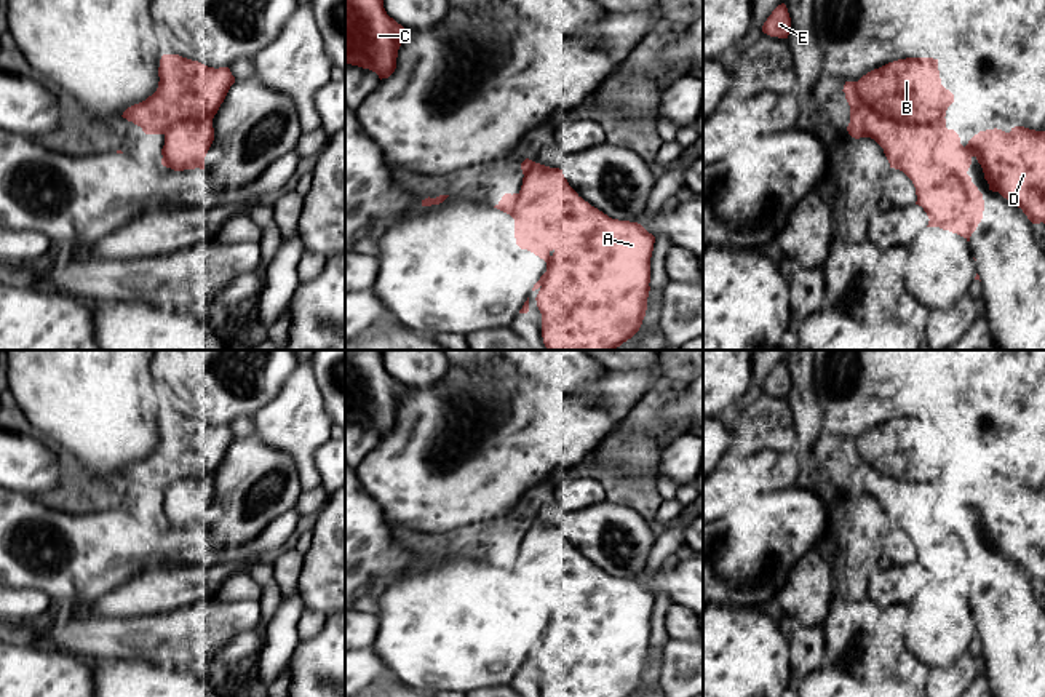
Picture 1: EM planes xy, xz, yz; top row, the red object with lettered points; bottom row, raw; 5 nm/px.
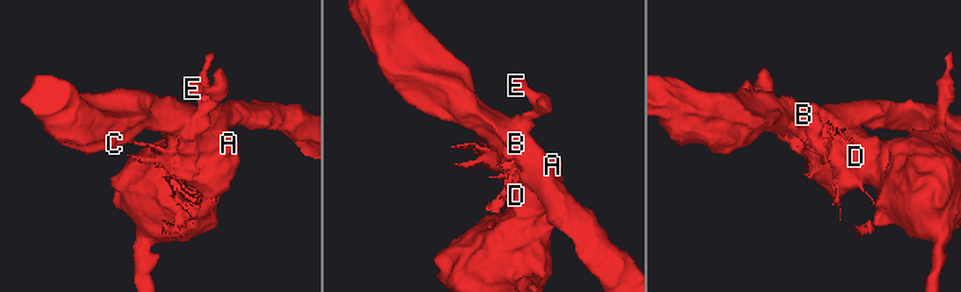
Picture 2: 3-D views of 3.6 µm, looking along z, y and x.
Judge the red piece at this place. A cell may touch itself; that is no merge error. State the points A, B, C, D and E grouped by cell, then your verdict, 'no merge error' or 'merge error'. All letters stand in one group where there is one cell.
A D E / B C | merge error

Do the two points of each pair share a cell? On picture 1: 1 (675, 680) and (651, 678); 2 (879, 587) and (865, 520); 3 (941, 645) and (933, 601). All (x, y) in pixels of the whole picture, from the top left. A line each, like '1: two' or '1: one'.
1: two
2: two
3: one

